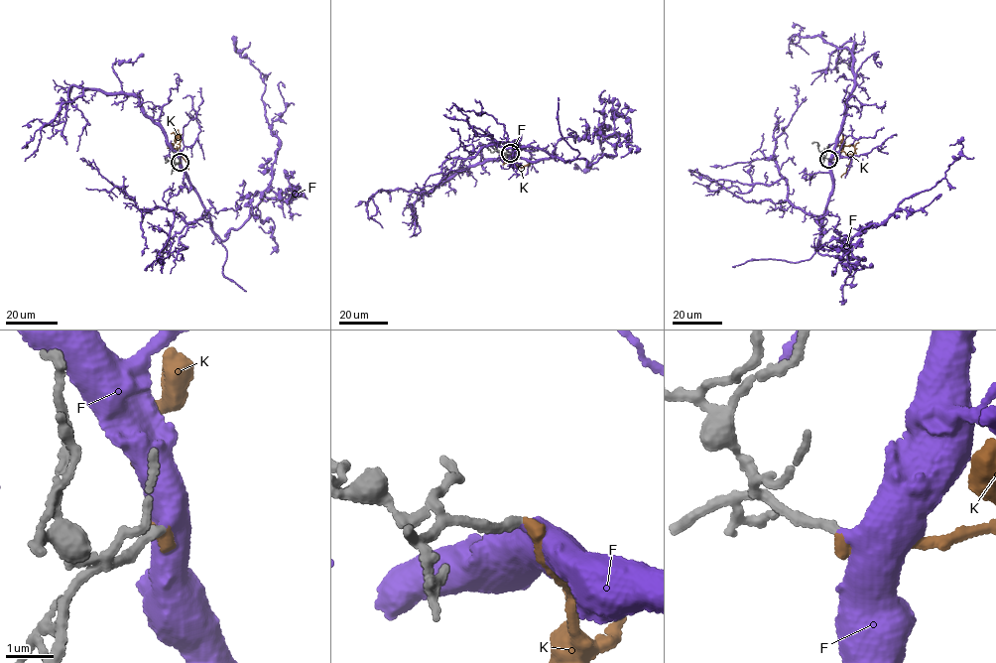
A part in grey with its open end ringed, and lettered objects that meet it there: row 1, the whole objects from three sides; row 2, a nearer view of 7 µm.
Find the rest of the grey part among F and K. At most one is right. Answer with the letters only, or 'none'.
F

